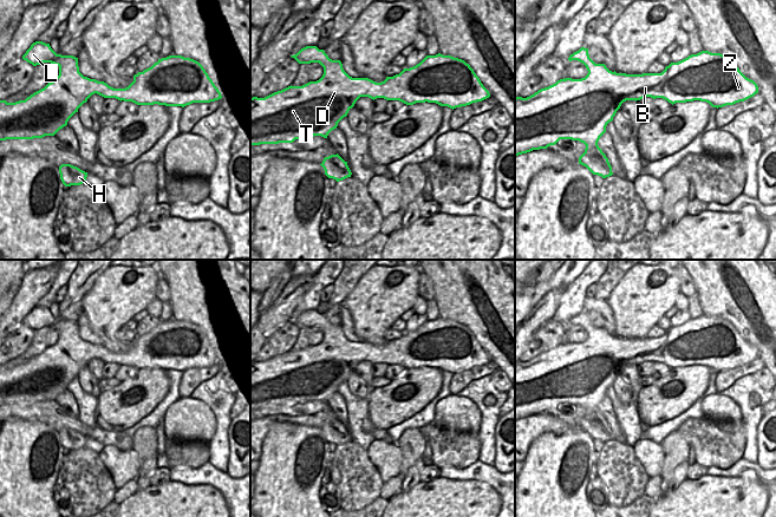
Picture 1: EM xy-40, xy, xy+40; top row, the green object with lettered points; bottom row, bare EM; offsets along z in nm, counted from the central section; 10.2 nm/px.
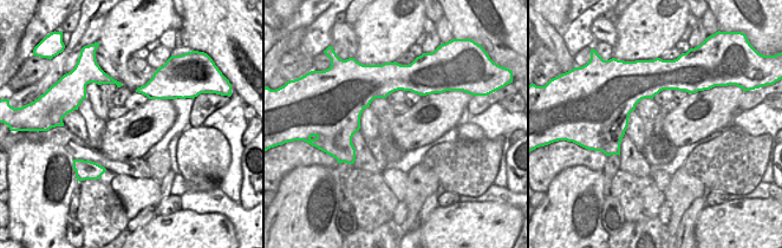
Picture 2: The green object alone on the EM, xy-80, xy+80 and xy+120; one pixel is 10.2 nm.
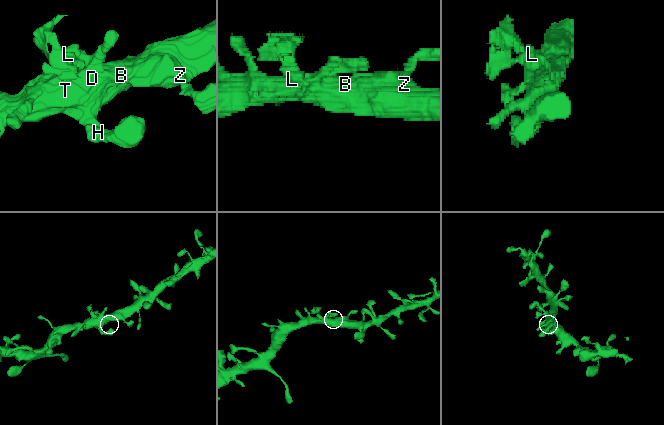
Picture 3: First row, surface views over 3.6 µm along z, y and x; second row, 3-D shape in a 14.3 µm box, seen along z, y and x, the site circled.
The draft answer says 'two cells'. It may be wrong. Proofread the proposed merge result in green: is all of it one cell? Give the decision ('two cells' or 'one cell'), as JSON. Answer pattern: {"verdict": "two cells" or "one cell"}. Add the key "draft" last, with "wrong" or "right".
{"verdict": "one cell", "draft": "wrong"}

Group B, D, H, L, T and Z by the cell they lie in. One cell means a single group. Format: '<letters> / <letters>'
B D H L T Z

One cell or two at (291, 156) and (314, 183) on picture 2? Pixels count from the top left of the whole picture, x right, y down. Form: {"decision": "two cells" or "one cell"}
{"decision": "two cells"}

